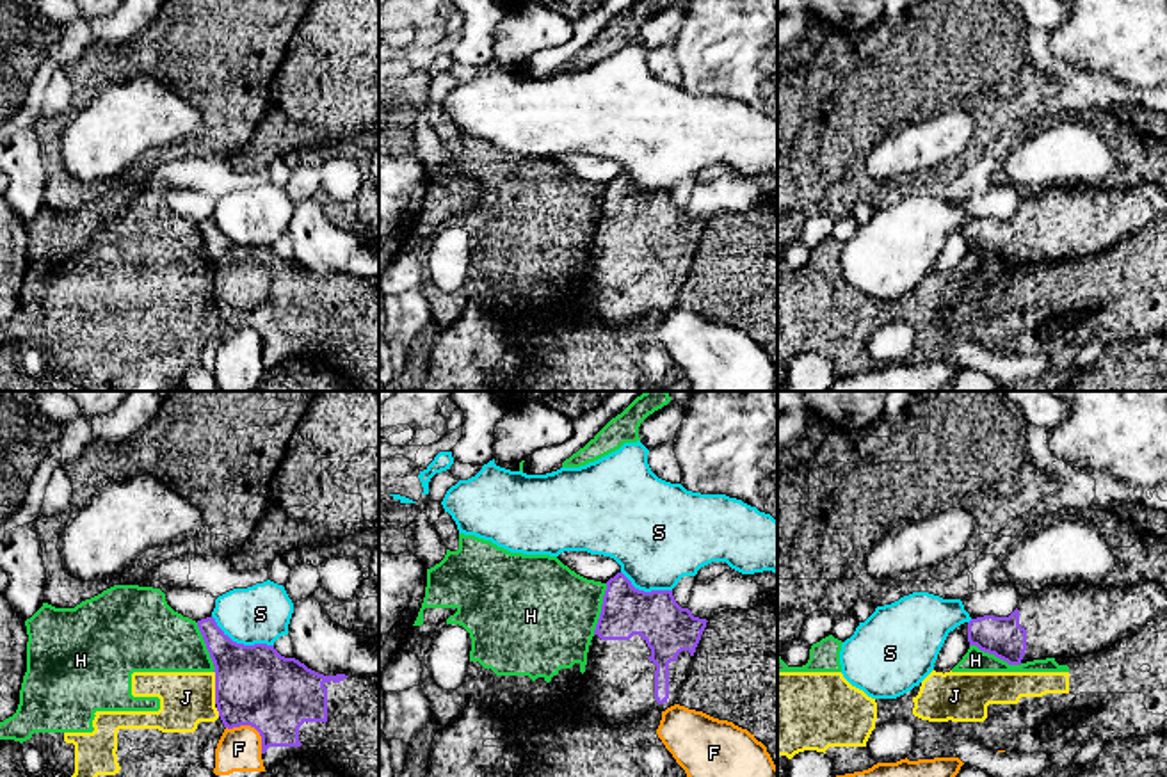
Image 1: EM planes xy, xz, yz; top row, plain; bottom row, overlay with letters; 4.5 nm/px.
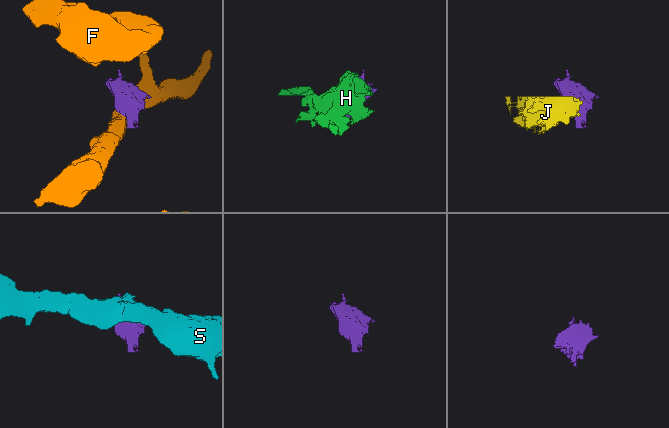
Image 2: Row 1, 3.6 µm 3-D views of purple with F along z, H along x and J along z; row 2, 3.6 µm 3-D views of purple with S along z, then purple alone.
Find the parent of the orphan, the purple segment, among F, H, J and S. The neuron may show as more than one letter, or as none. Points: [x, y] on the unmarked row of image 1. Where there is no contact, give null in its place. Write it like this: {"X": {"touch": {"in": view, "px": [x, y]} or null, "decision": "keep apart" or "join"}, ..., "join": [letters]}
{"F": {"touch": {"in": "xy", "px": [253, 328]}, "decision": "keep apart"}, "H": {"touch": {"in": "yz", "px": [997, 258]}, "decision": "keep apart"}, "J": {"touch": {"in": "xy", "px": [216, 288]}, "decision": "keep apart"}, "S": {"touch": {"in": "xy", "px": [241, 246]}, "decision": "keep apart"}, "join": []}

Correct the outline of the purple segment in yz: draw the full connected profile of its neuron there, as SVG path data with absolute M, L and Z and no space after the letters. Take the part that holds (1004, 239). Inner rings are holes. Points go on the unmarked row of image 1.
M1155 183L1048 187L1021 199L1009 219L971 220L968 244L1009 267L1082 260L1133 236L1165 210L1167 192Z

